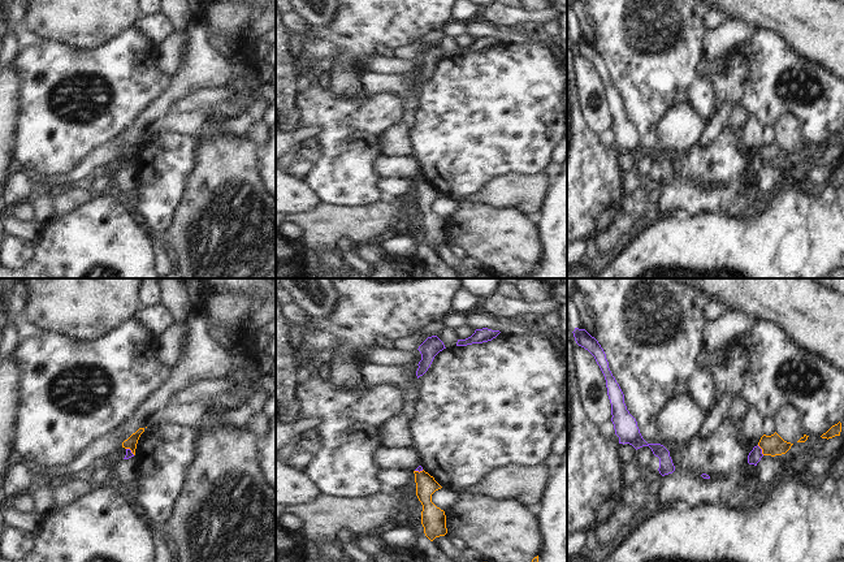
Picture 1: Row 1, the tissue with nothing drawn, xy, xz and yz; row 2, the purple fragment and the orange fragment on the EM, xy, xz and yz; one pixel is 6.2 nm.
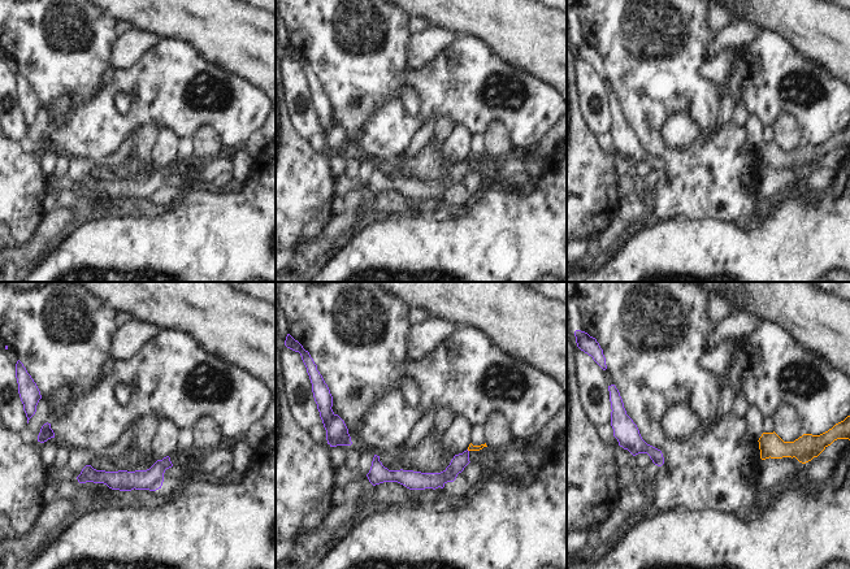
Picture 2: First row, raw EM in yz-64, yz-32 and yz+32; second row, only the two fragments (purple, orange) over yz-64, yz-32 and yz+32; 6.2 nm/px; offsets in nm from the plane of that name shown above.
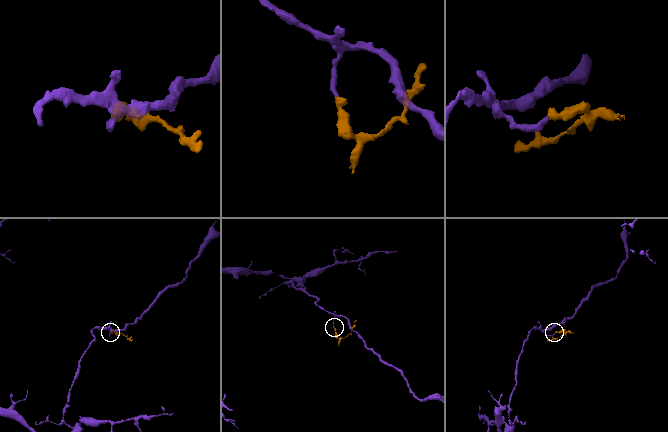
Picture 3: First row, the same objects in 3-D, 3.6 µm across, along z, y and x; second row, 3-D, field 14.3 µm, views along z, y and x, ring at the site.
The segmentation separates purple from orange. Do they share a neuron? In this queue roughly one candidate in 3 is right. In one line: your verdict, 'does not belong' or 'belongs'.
does not belong

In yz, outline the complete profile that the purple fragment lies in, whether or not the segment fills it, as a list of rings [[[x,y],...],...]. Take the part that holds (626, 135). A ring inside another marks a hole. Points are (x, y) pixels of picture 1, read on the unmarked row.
[[[575,36],[572,42],[576,52],[594,65],[605,85],[607,104],[611,112],[611,130],[614,133],[615,143],[619,146],[619,152],[629,152],[636,159],[642,155],[649,155],[653,163],[659,167],[659,182],[662,185],[672,182],[675,180],[675,174],[670,165],[670,160],[661,152],[648,152],[642,147],[636,127],[627,118],[624,103],[609,77],[606,62],[598,49],[585,38]]]

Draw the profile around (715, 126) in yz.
[[[726,98],[726,100],[723,101],[718,111],[717,117],[705,129],[700,139],[701,143],[709,144],[713,139],[718,137],[723,127],[728,125],[731,114],[733,113],[733,108],[735,108],[733,100]]]

